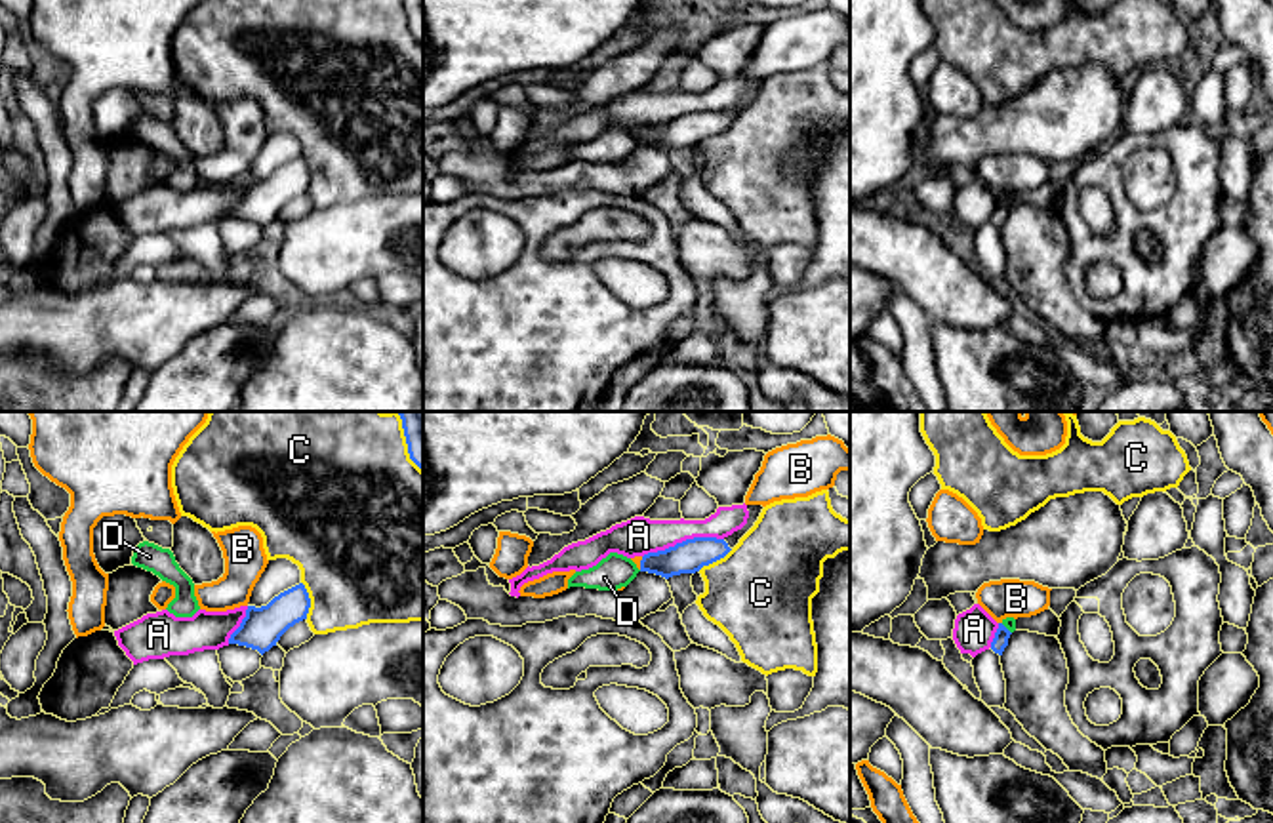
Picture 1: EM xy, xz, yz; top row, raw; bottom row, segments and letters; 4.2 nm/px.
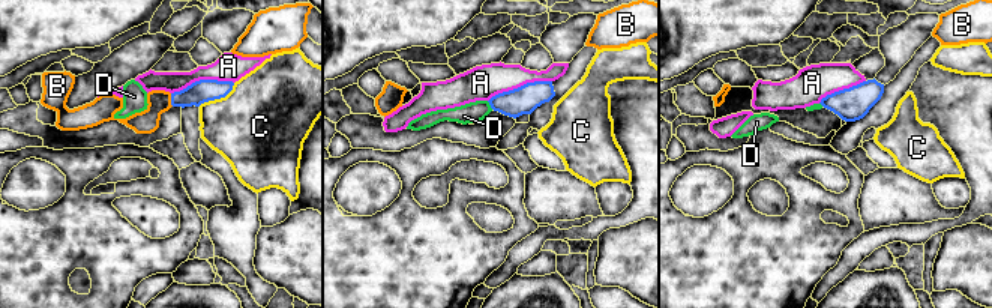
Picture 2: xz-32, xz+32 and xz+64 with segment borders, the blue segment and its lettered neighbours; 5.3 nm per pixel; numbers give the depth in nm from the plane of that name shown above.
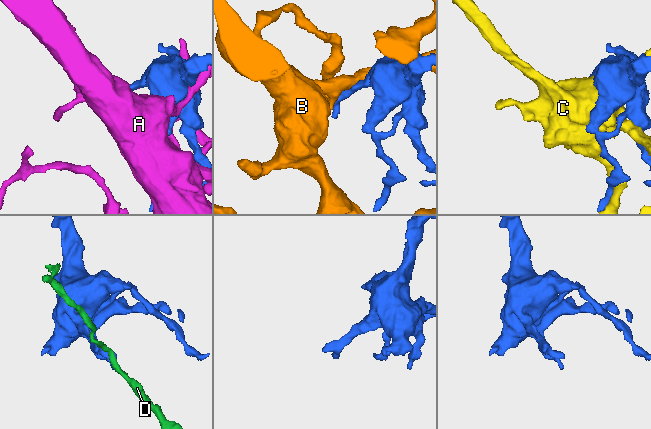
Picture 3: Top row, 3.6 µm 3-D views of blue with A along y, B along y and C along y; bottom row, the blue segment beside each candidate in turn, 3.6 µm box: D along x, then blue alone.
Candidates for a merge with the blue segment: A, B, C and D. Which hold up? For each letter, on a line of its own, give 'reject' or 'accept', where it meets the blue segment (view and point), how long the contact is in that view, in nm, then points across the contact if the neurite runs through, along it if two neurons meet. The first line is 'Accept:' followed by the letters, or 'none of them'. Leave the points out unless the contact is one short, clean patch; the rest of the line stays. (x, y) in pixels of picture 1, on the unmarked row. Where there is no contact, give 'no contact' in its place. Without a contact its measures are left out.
Accept: none of them
A: reject; meets blue in xz at (683, 115); contact 360 nm long
B: reject; meets blue in xz at (641, 136); contact 60 nm long
C: reject; meets blue in xy at (309, 174); contact 160 nm long
D: reject; meets blue in yz at (1007, 202); contact 60 nm long; border along yz (1001, 197), (1010, 206)

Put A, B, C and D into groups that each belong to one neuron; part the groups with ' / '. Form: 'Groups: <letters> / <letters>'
Groups: A / B / C / D

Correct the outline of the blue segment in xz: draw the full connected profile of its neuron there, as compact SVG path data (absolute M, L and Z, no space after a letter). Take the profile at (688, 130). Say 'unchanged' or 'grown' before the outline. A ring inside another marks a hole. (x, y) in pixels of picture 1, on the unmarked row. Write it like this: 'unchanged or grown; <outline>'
unchanged; M694 110L665 124L648 126L640 133L640 145L656 147L665 152L680 147L696 147L724 131L732 122L724 112Z

